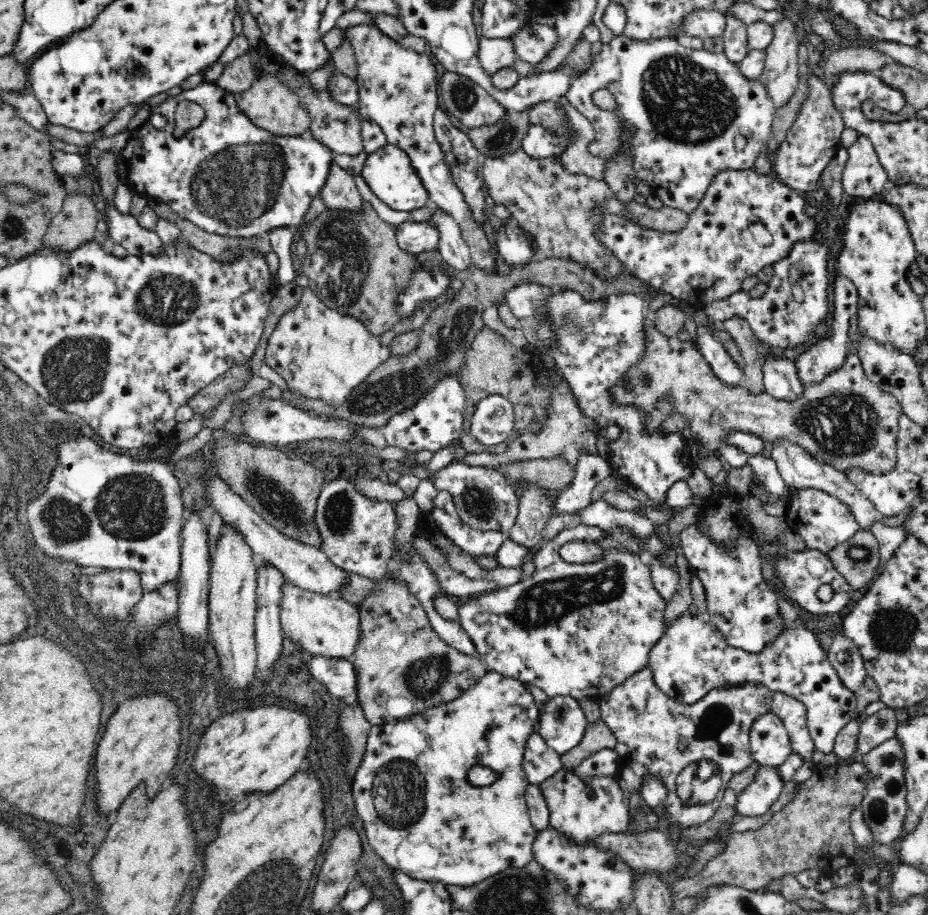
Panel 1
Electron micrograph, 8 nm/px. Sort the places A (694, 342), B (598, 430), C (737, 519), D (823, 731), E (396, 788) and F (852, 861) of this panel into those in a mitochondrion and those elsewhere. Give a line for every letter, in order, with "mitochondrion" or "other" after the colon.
A: other
B: other
C: other
D: other
E: mitochondrion
F: other

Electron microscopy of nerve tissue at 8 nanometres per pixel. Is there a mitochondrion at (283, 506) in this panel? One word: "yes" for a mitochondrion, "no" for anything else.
yes

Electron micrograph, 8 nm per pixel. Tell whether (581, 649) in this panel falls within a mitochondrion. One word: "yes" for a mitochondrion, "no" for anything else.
no

